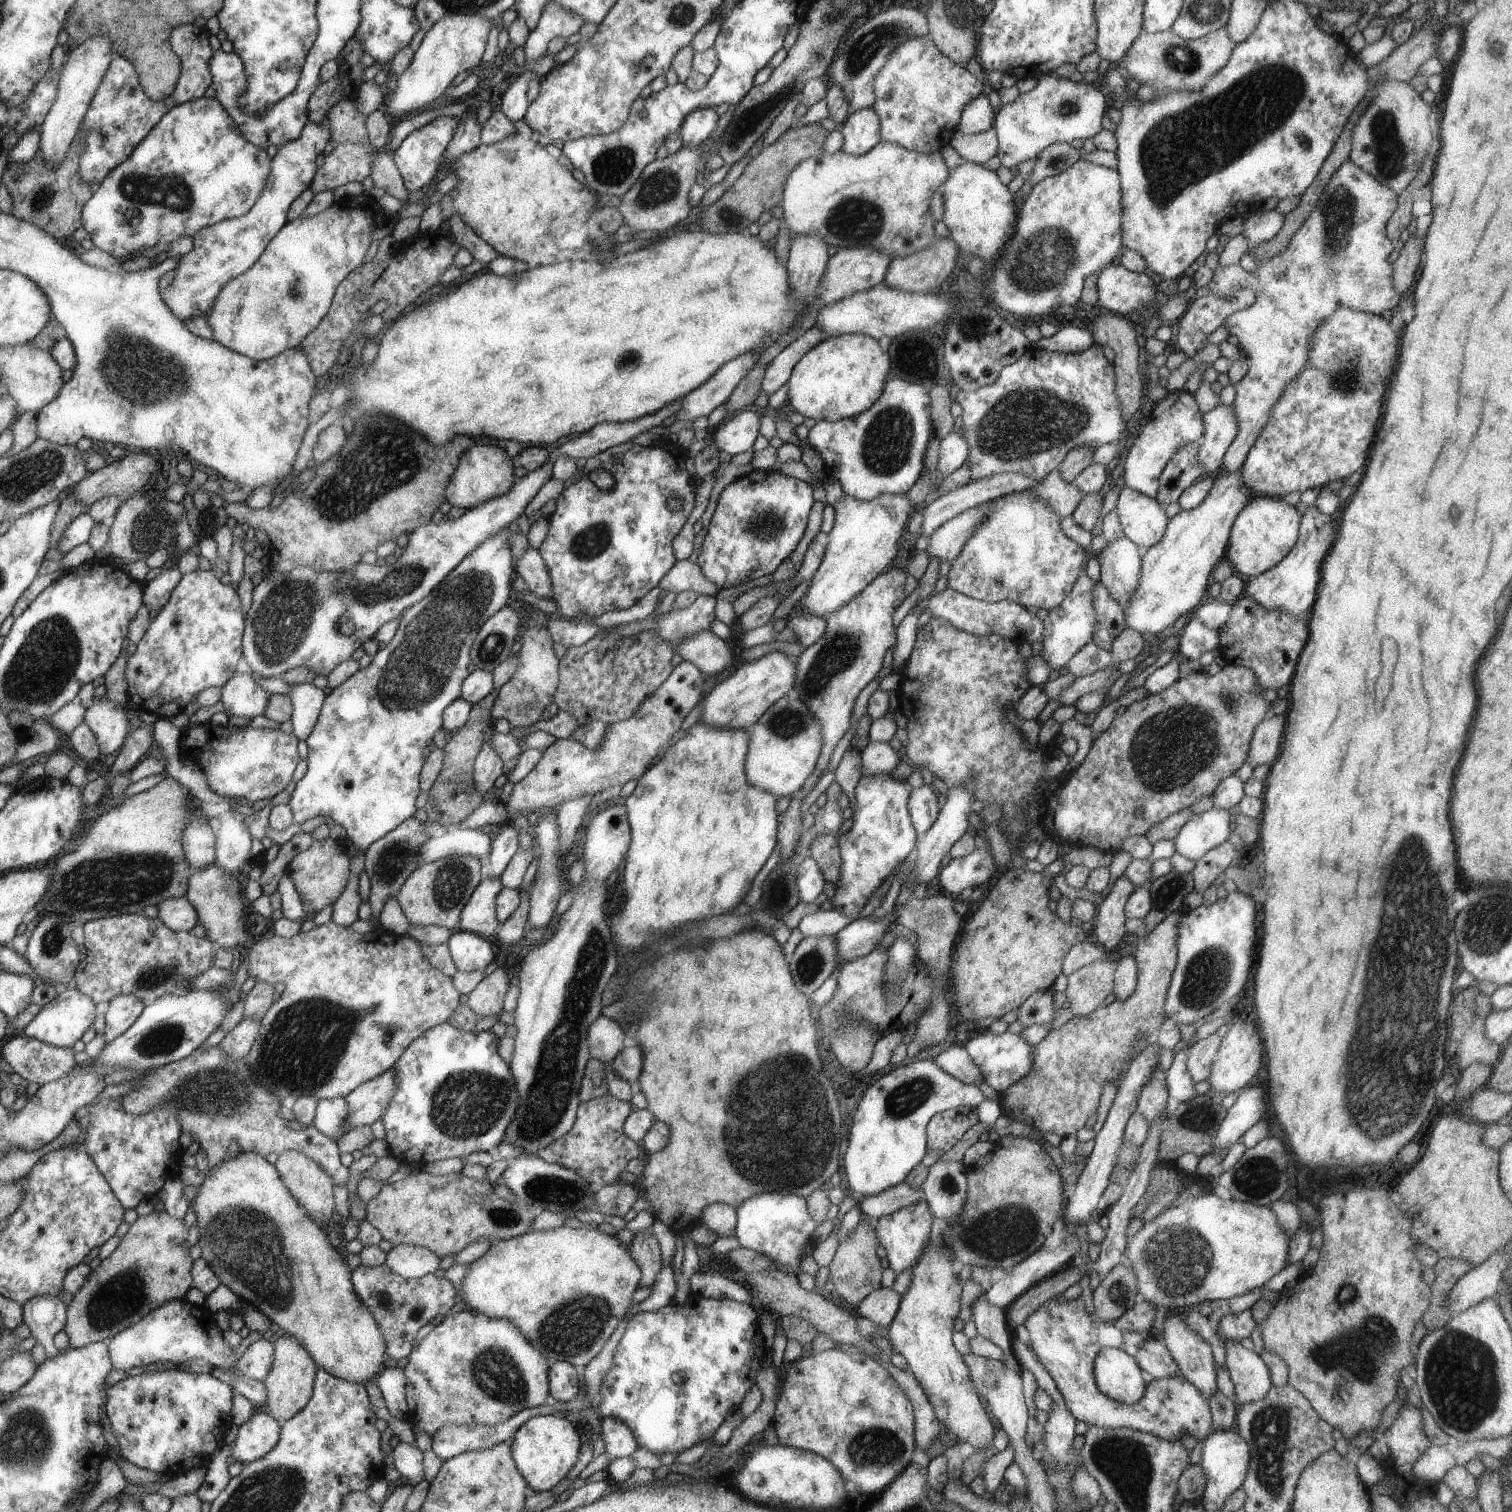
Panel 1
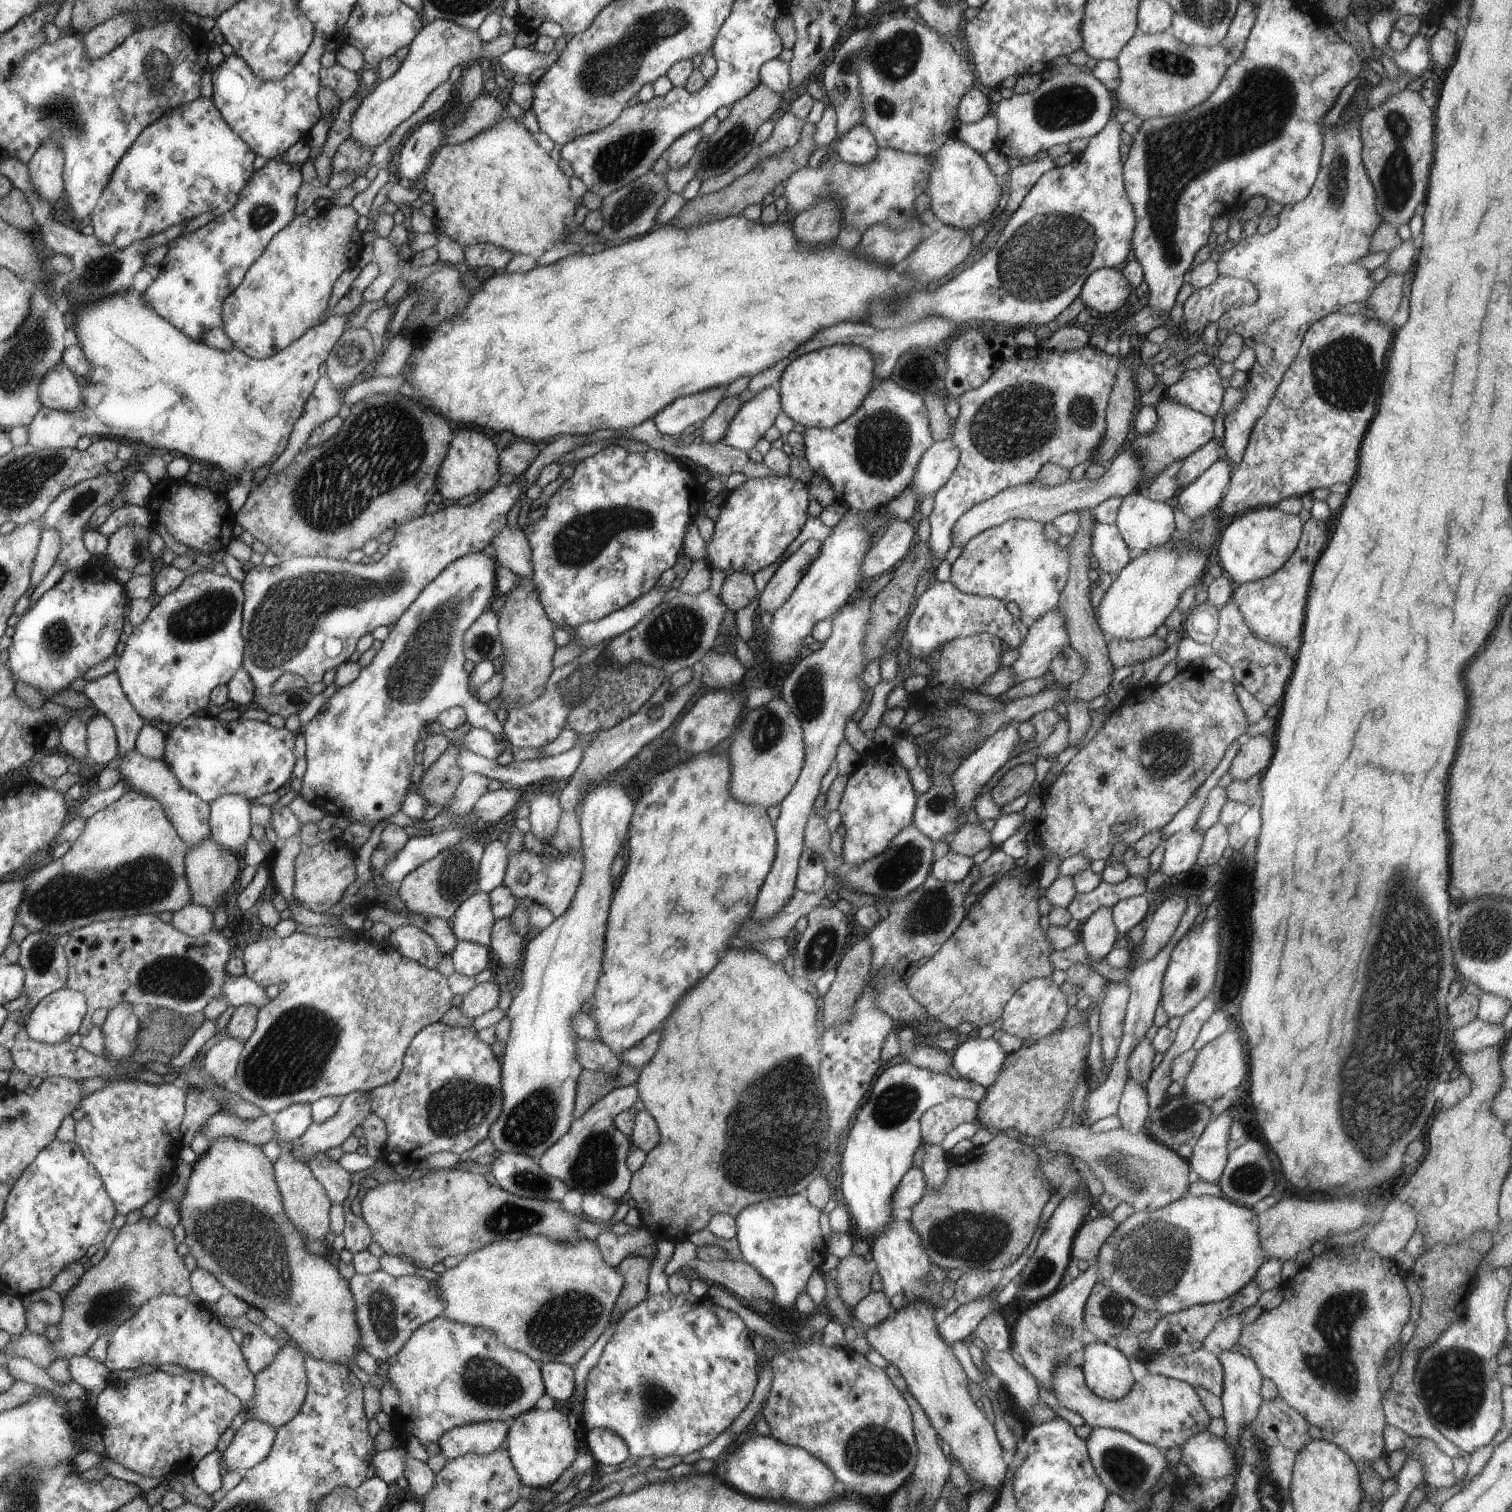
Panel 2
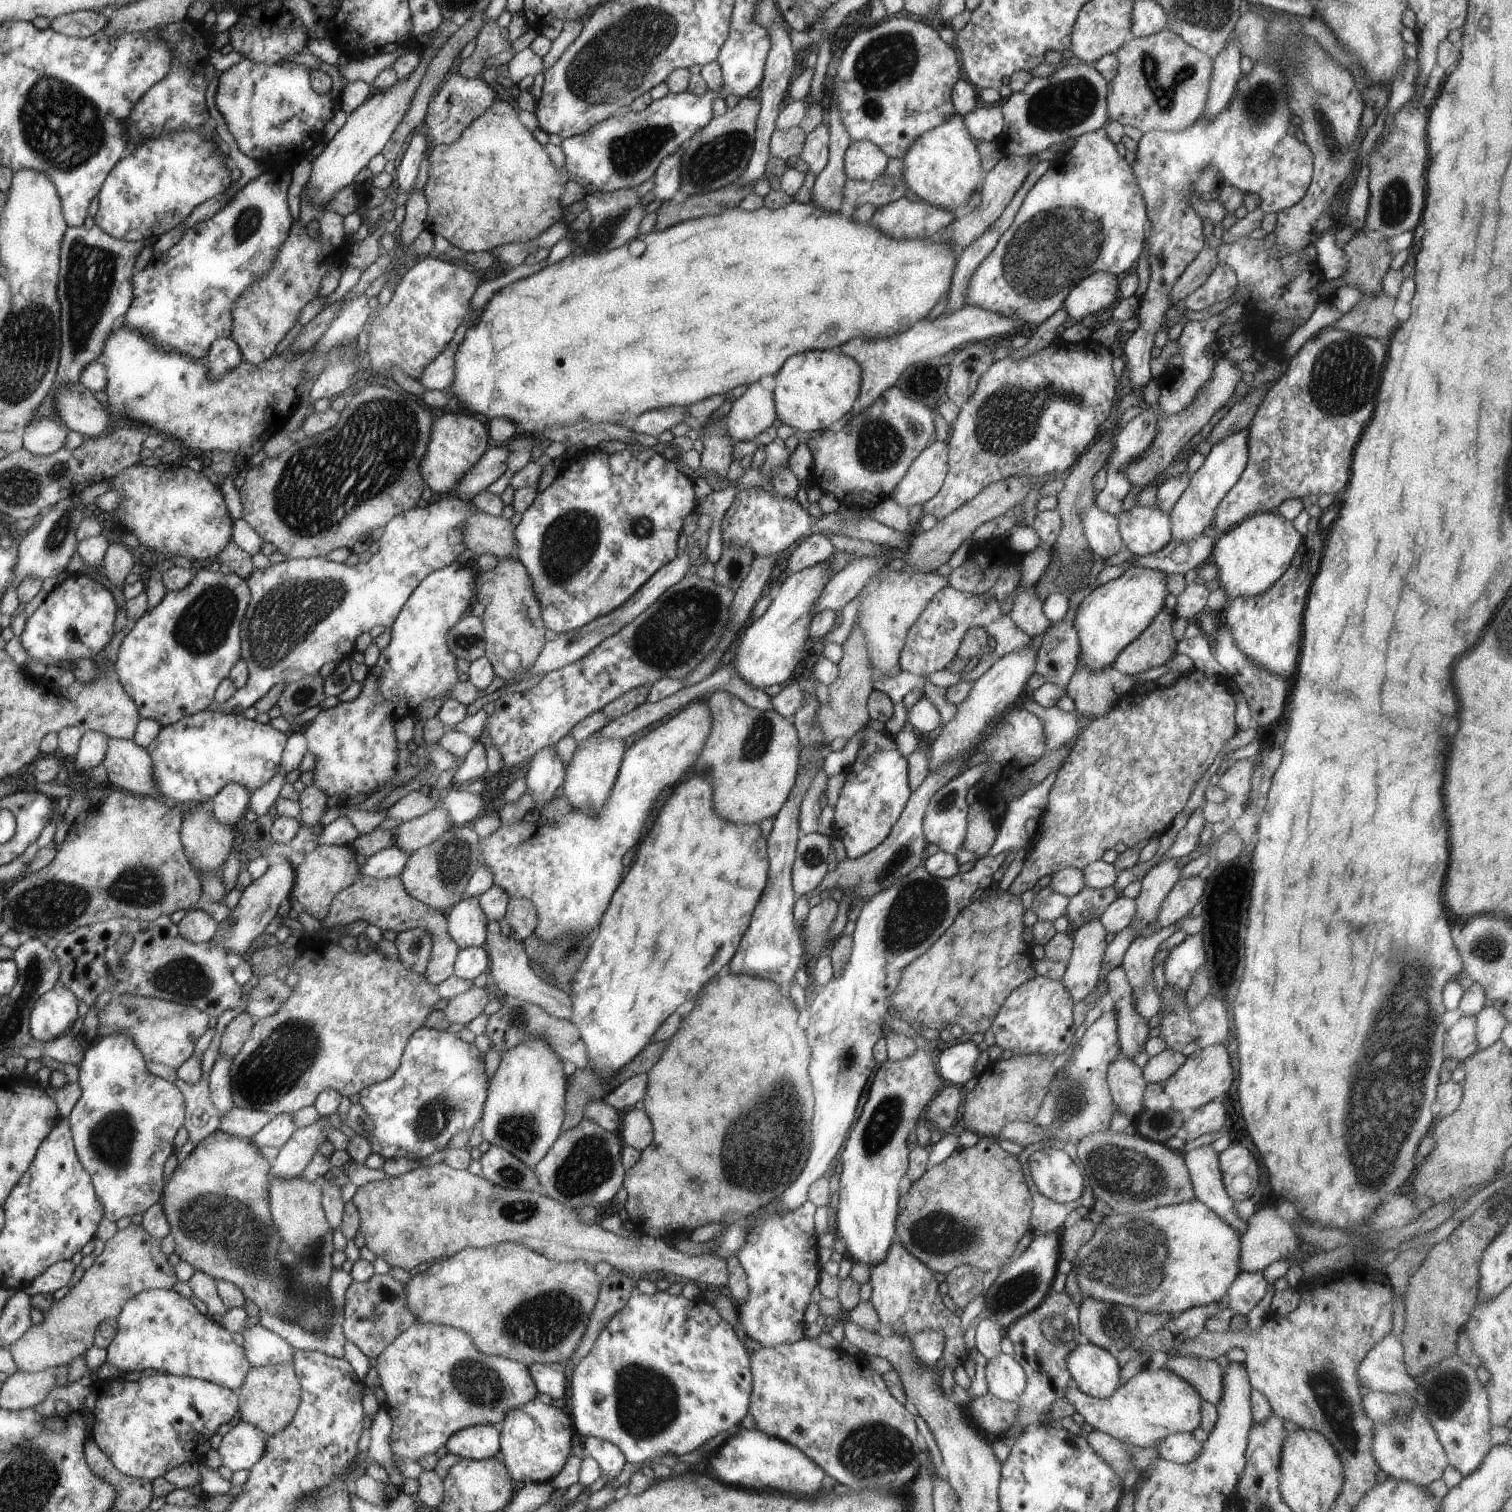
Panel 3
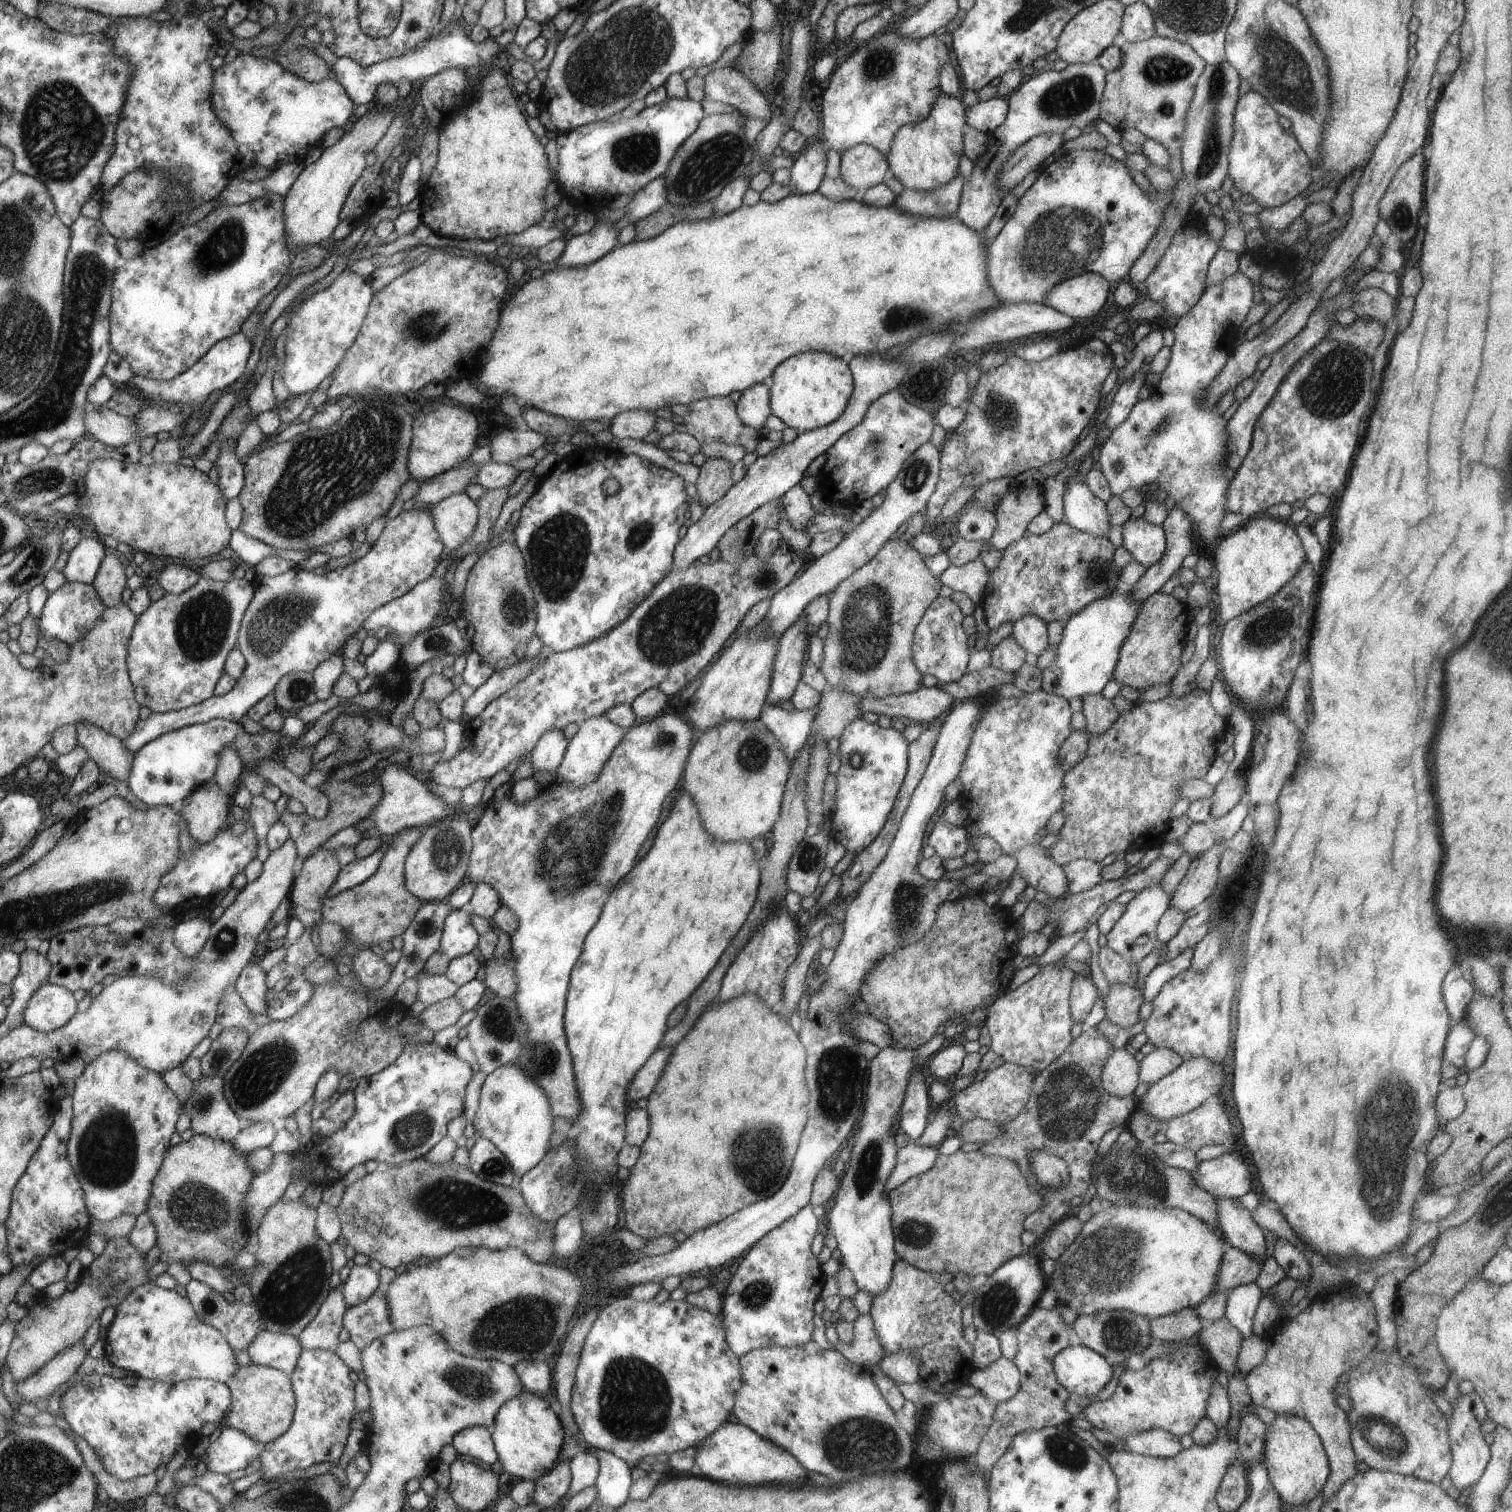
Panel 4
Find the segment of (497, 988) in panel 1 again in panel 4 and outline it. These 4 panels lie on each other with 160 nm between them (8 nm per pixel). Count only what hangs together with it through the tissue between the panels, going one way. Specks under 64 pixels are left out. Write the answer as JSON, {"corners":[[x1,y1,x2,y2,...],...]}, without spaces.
{"corners":[[456,997,431,1004,419,1016,424,1028,430,1028,435,1032,455,1025,465,1008]]}

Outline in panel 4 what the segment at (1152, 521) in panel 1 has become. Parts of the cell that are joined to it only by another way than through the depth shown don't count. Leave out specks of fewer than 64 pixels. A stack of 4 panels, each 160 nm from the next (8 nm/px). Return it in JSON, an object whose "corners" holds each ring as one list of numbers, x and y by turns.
{"corners":[[1130,517,1122,525,1122,538,1131,558,1146,569,1162,558,1166,548,1164,527,1142,517]]}

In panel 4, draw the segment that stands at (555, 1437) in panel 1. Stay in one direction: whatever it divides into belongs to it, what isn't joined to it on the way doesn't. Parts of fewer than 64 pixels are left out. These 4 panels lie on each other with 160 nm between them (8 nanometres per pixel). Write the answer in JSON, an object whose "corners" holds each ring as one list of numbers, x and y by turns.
{"corners":[[524,1390,515,1399,505,1402,496,1413,491,1429,493,1443,501,1463,503,1474,508,1478,520,1478,522,1481,535,1481,538,1477,554,1469,564,1444,564,1429,558,1414,550,1404]]}

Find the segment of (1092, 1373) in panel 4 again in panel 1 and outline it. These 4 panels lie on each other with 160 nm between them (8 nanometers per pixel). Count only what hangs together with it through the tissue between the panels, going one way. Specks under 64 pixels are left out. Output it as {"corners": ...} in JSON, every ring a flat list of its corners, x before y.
{"corners":[[1102,1347,1093,1365,1098,1388,1108,1398,1123,1405,1133,1405,1144,1396,1147,1383,1142,1379,1142,1369,1136,1359,1128,1355,1122,1348]]}

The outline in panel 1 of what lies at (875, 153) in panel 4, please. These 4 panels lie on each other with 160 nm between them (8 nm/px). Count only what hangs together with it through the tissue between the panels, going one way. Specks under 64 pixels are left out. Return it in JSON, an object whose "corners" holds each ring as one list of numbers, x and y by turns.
{"corners":[[874,107,850,113,842,126,843,151,861,155,882,141,881,120]]}

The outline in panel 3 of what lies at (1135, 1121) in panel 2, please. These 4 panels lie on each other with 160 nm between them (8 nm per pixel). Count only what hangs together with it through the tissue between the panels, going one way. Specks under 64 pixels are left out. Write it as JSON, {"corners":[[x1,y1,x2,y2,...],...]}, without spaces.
{"corners":[[1116,1059,1108,1069,1107,1081,1114,1104,1125,1118,1134,1122,1144,1110,1144,1092,1148,1086,1143,1070,1132,1059]]}

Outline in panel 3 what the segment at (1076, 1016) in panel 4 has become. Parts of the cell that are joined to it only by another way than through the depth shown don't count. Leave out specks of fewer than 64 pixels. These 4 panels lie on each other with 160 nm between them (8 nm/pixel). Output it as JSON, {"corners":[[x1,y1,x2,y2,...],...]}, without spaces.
{"corners":[[1092,919,1074,932,1073,951,1061,982,1075,1002,1084,1000,1098,983,1107,934,1100,919]]}

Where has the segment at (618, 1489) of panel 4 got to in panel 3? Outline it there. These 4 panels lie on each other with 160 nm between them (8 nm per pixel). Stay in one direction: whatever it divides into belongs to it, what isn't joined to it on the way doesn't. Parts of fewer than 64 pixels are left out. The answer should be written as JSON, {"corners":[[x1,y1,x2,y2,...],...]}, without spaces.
{"corners":[[594,1437,585,1438,583,1444,585,1454,596,1459,604,1475,610,1476,609,1480,620,1474,627,1460,618,1446]]}

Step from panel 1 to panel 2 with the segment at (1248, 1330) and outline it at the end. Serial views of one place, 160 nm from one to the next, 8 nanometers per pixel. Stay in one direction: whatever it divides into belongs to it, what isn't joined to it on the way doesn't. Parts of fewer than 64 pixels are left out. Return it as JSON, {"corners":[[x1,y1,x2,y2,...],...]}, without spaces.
{"corners":[[1240,1315,1229,1316,1221,1320,1204,1339,1204,1348,1215,1355,1234,1348,1234,1345,1239,1342,1245,1326]]}

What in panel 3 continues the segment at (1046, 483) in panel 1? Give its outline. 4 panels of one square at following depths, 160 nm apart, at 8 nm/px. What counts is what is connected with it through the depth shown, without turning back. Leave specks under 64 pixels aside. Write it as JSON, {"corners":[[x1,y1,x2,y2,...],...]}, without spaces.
{"corners":[[1220,357,1216,361,1213,377,1201,388,1194,402,1186,410,1171,415,1162,413,1158,416,1156,438,1152,441,1147,452,1140,454,1139,459,1132,461,1125,470,1127,479,1134,488,1154,484,1155,478,1160,477,1173,464,1172,460,1181,452,1187,442,1190,442,1210,422,1214,413,1235,394,1236,384,1244,374,1237,370,1235,365]]}

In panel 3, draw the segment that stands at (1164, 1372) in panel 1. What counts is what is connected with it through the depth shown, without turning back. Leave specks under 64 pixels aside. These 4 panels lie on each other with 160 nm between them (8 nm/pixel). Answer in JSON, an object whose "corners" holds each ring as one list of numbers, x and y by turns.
{"corners":[[1178,1354,1168,1357,1162,1368,1189,1382,1203,1400,1212,1404,1220,1400,1223,1391,1223,1372,1216,1359]]}

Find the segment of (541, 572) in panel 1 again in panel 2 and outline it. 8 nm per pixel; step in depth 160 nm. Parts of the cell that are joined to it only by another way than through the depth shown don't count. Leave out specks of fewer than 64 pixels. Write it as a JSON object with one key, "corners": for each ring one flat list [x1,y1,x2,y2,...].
{"corners":[[506,525,495,534,491,544,496,548,494,558,498,566,510,569,522,579,533,582,534,555,523,528,510,528]]}

